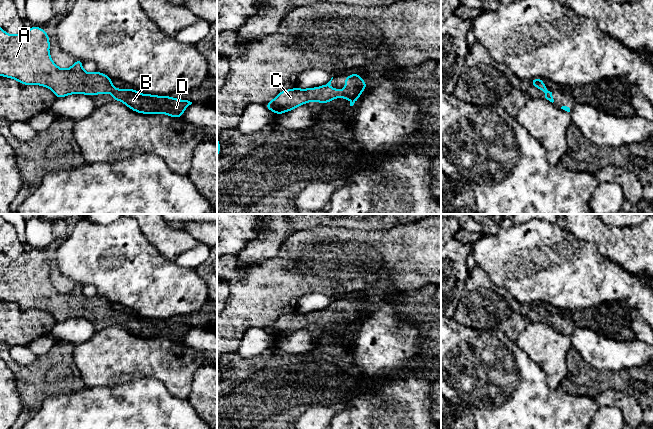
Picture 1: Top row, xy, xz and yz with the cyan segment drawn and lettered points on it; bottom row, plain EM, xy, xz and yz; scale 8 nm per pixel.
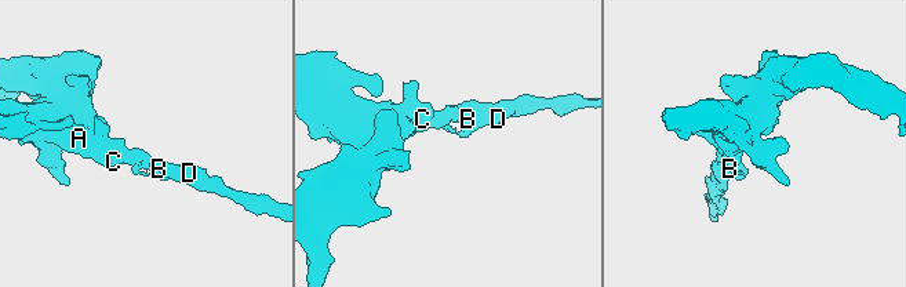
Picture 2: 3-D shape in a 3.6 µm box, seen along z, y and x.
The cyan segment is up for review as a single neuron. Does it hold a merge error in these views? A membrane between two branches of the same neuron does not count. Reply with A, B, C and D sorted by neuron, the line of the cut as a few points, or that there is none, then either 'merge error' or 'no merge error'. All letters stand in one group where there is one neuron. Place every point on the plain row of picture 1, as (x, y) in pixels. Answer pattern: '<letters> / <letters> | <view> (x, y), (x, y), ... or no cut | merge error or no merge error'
A B C D | no cut | no merge error

